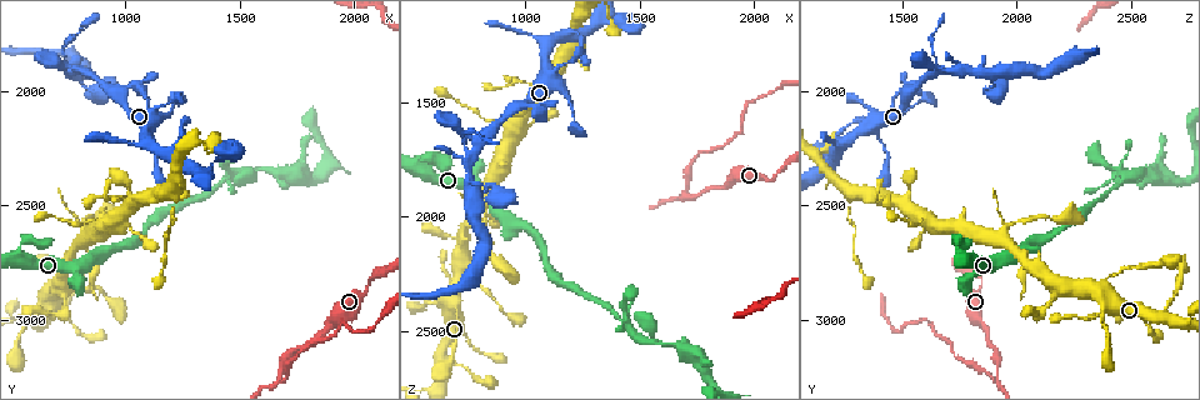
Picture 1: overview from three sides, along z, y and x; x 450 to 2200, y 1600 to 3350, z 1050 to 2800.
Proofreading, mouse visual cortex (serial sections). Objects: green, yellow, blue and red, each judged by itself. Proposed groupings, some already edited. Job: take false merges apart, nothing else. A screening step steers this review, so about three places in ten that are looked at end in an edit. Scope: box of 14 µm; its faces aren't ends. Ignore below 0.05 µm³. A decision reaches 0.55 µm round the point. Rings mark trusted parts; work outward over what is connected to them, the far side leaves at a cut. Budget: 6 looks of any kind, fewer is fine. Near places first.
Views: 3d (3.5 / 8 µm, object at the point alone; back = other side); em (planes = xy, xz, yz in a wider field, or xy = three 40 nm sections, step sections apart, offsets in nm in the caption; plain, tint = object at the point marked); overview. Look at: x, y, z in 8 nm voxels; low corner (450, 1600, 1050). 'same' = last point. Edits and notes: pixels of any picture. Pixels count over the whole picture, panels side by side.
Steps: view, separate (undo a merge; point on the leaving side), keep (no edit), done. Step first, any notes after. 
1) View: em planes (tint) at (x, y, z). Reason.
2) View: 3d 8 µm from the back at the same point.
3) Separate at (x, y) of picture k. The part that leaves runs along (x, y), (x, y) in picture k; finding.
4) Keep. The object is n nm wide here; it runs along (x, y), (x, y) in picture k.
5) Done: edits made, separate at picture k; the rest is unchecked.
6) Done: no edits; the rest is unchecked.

View: 3d 3.5 µm at (1670, 3260, 1910). A fork.

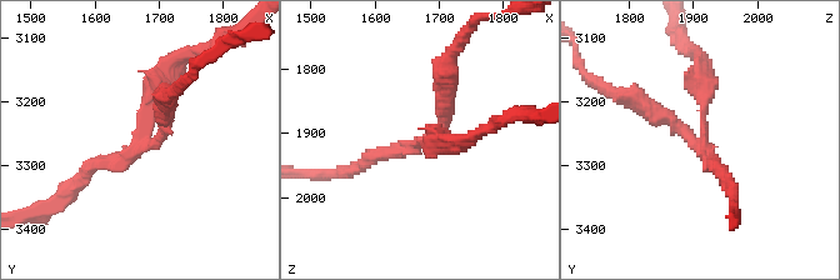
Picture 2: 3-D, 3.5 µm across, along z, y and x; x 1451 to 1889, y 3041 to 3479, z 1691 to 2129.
View: em xy step 1 (tint) at (1680, 3260, 1915). 3 arms meet here; the arms are 200, 250, 300 nm wide; need the tissue.

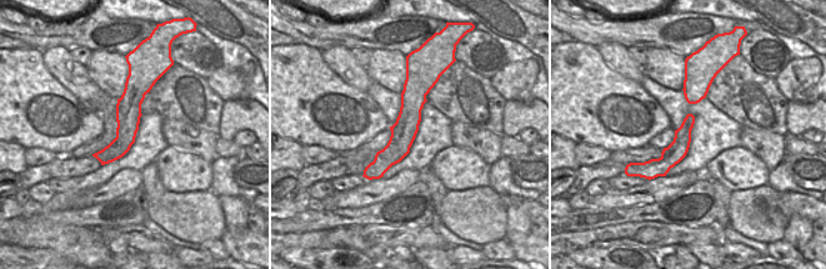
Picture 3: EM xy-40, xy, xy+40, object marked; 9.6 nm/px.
Separate at (450, 110) of picture 2. The object is 240 nm wide here; the part that leaves runs along (443, 125), (448, 58), (459, 41) in picture 2; two cells meet here.

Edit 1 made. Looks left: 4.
View: 3d 8 µm at (810, 1910, 1670). Three arms meet.

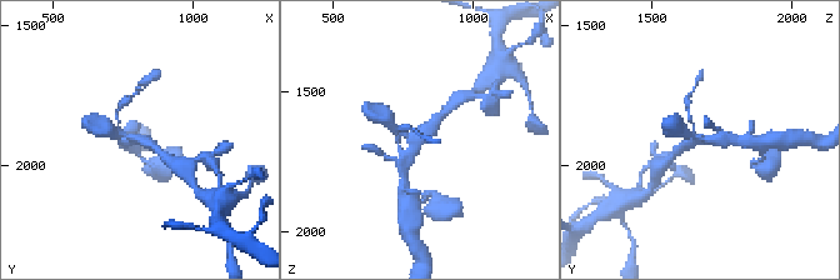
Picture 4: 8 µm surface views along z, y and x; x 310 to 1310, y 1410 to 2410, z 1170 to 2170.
View: 3d 3.5 µm at (810, 1920, 1670). Closer look.

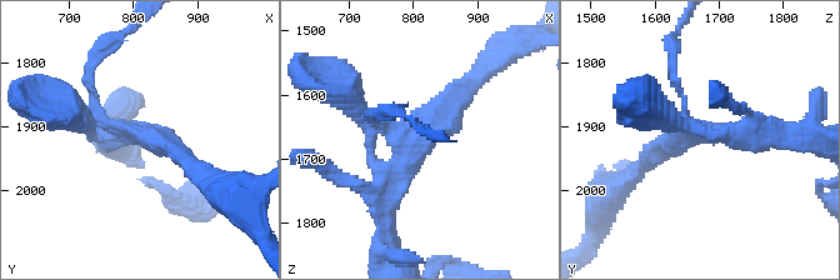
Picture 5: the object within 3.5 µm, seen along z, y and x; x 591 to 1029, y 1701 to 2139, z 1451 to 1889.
View: em xy step 1 (tint) at (810, 1905, 1670). 3 arms meet here; the arms are 200, 250, 300 nm wide; now the EM.

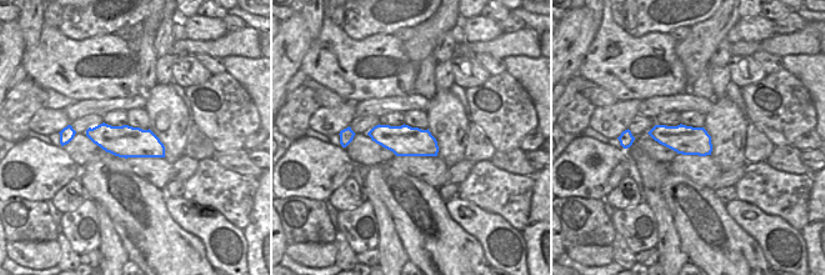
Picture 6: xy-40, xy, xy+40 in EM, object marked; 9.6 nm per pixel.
Separate at (89, 69) of picture 5. Two cells meet here.

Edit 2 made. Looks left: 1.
Done: edits made, separate at picture 2, separate at picture 5; the rest is unchecked.

